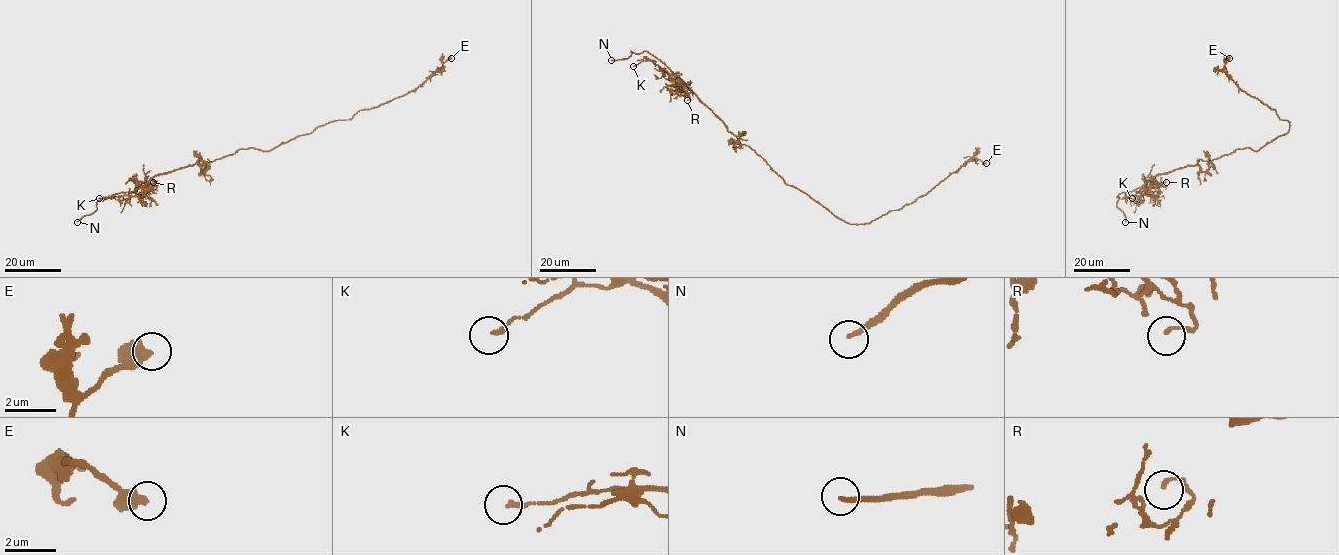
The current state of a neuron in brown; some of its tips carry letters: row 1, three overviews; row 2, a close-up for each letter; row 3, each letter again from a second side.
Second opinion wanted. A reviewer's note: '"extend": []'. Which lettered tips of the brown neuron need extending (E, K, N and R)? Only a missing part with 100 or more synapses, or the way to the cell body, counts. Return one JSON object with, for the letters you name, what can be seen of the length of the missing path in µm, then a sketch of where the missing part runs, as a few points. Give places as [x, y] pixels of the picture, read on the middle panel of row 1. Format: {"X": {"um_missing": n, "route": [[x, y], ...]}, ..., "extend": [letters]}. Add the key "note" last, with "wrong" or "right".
{"N": {"um_missing": 50, "route": [[611, 60], [588, 61], [542, 88]]}, "extend": ["N"], "note": "wrong"}

